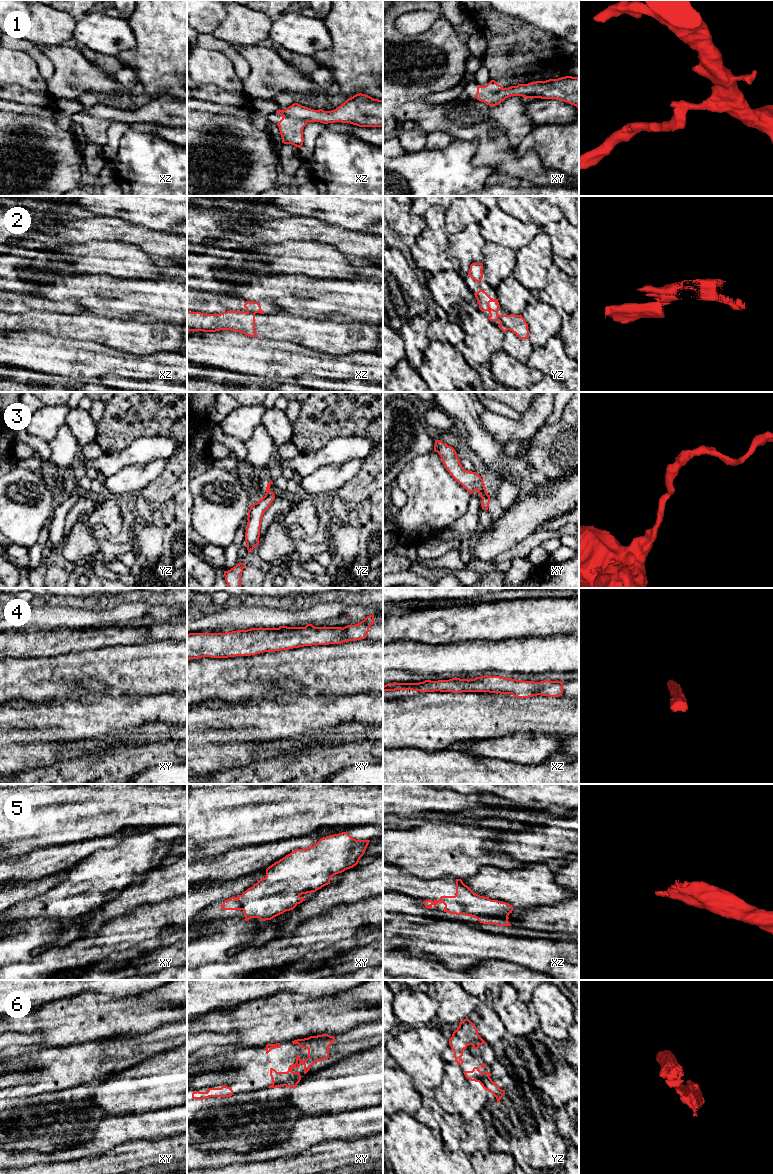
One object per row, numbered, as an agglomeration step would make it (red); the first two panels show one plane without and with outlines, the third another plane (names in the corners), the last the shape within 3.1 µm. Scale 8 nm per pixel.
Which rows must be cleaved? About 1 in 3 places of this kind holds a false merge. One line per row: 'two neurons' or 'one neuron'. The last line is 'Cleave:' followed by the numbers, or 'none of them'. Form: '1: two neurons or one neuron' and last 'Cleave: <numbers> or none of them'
1: one neuron
2: two neurons
3: one neuron
4: one neuron
5: one neuron
6: two neurons
Cleave: 2, 6

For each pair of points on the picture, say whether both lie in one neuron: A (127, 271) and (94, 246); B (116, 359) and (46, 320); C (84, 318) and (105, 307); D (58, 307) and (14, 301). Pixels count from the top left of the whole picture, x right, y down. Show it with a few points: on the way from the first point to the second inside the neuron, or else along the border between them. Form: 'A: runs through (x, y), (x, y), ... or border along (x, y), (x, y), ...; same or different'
A: runs through (119, 263), (114, 258), (106, 257), (102, 254); same
B: border along (58, 336), (93, 340), (104, 345); different
C: border along (86, 310), (117, 318); different
D: runs through (47, 305), (25, 303); same

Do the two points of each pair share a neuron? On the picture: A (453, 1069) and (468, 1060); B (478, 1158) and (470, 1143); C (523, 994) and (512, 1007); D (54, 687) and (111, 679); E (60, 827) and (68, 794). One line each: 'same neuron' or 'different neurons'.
A: different neurons
B: different neurons
C: different neurons
D: same neuron
E: same neuron

